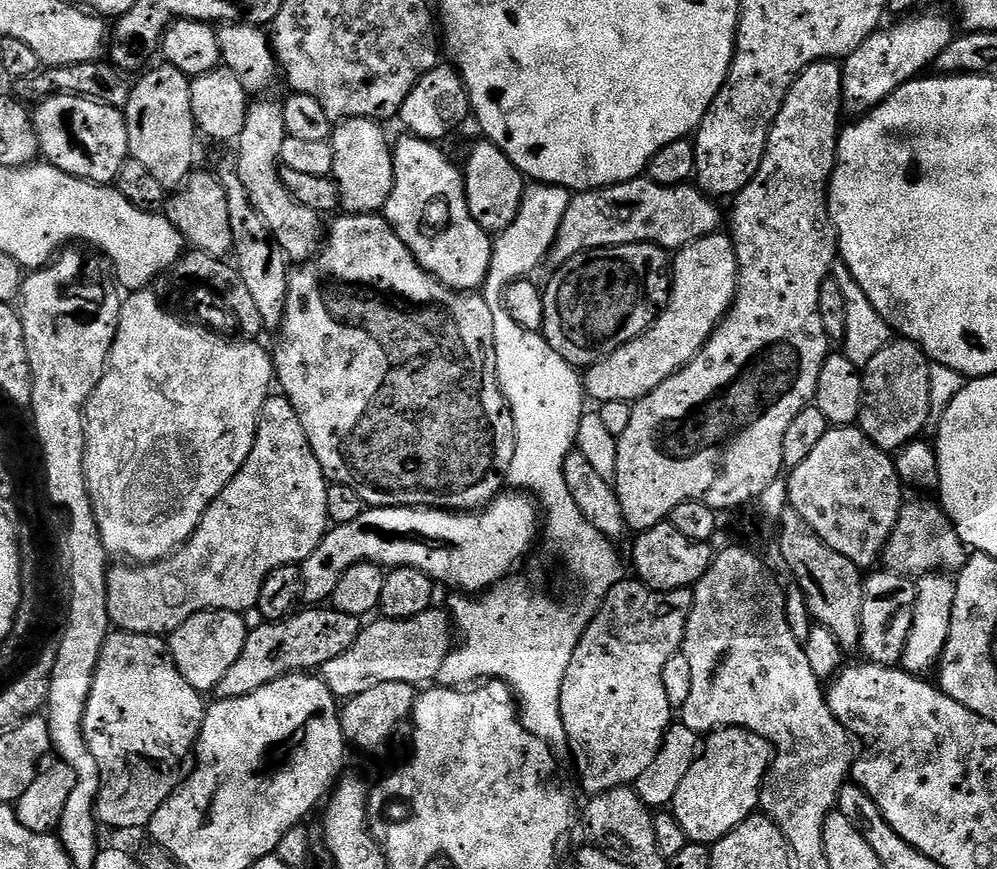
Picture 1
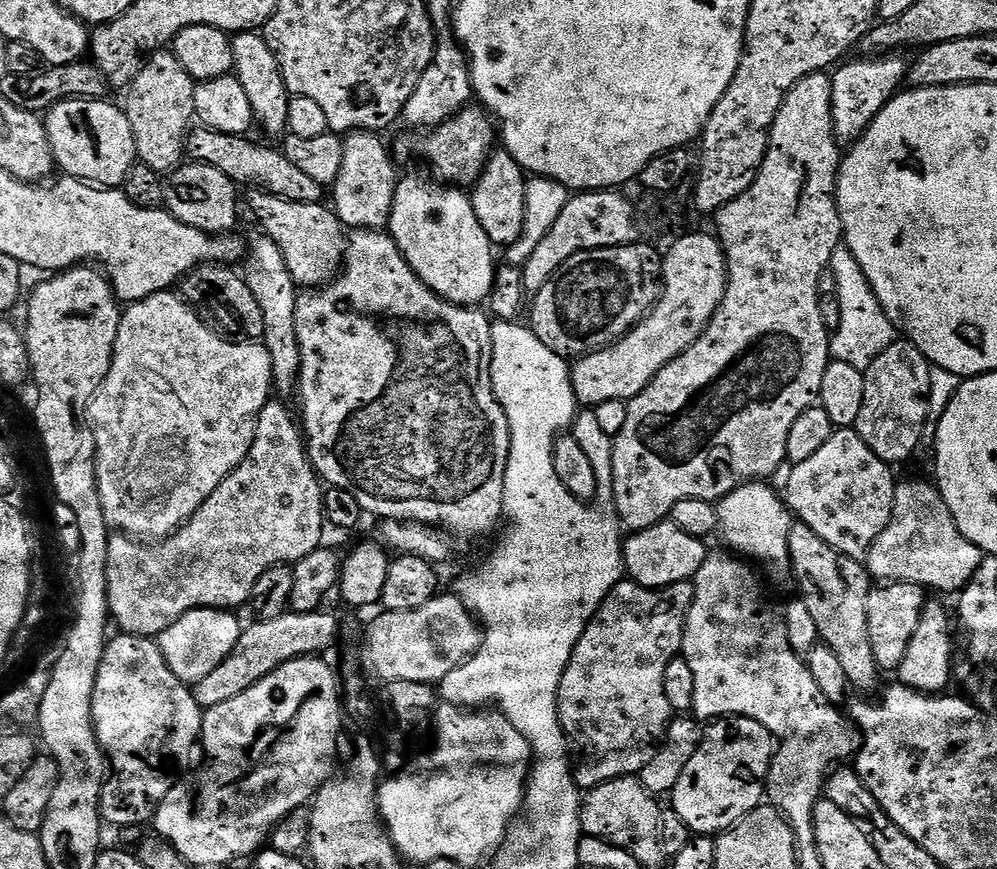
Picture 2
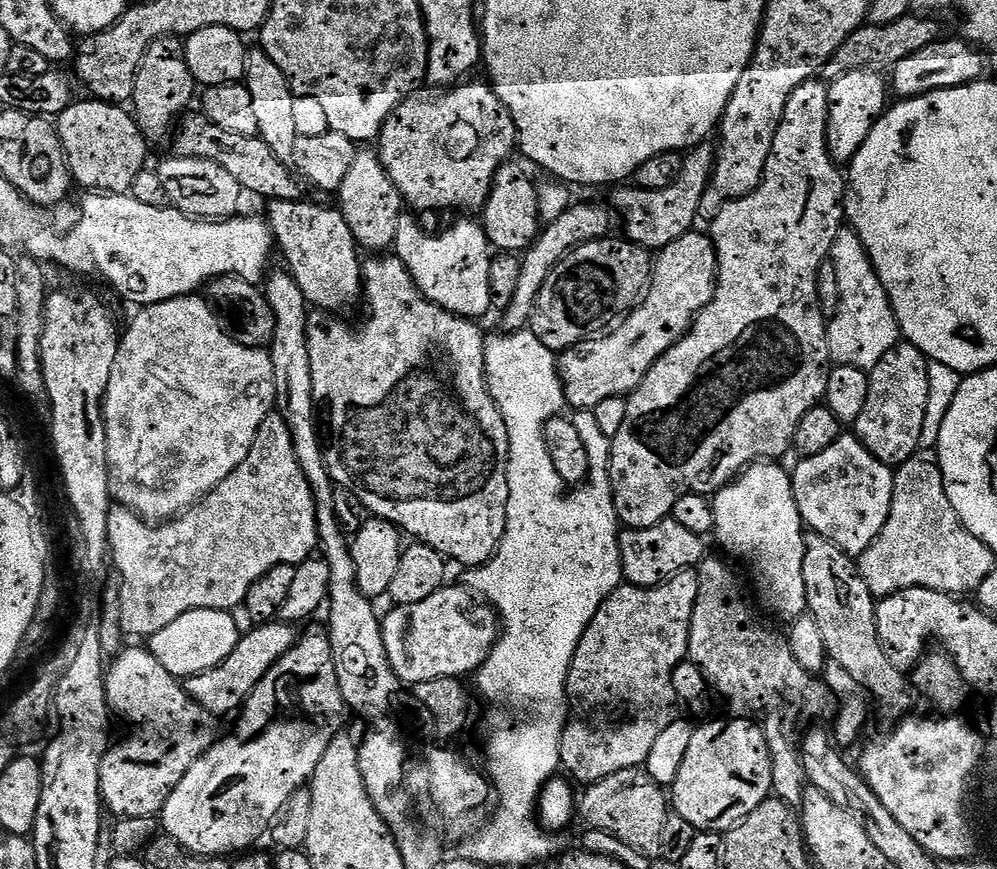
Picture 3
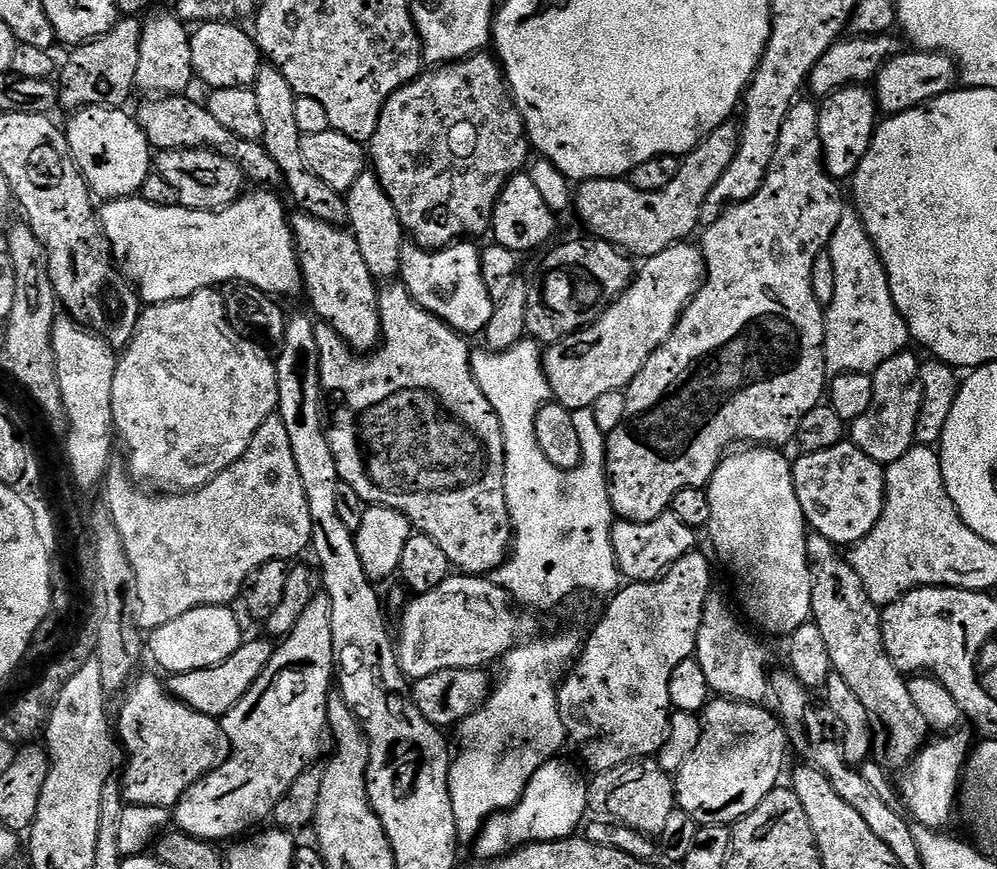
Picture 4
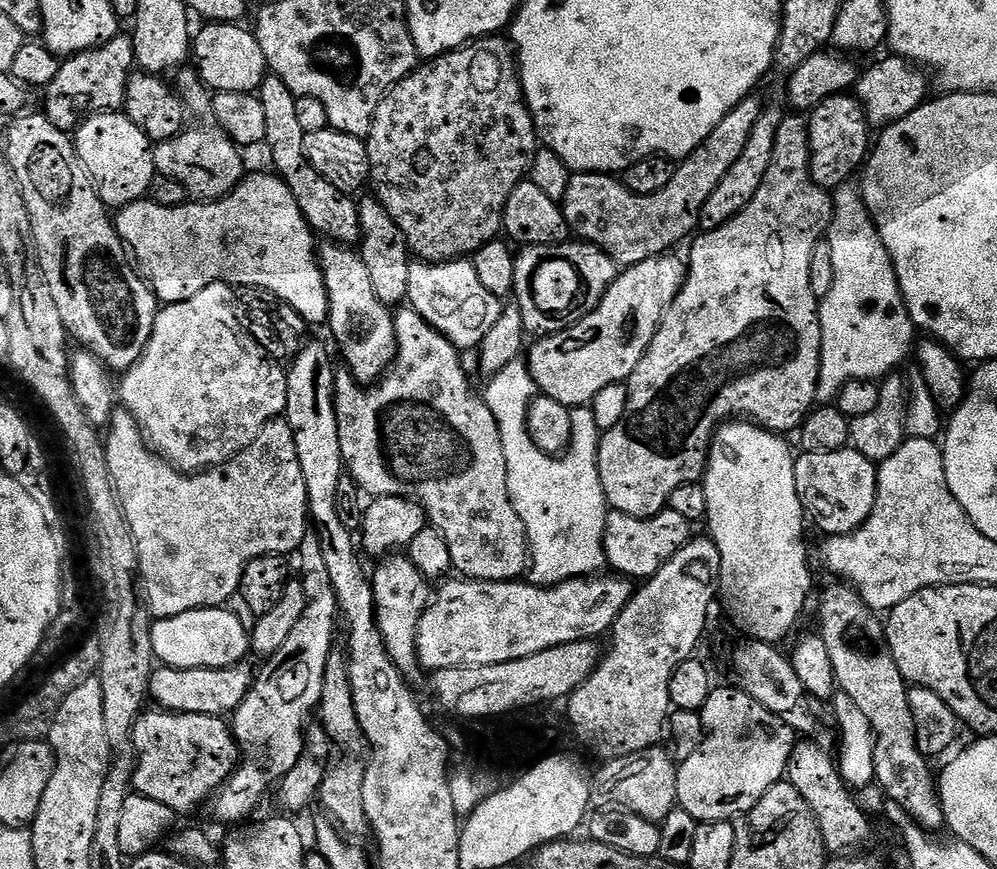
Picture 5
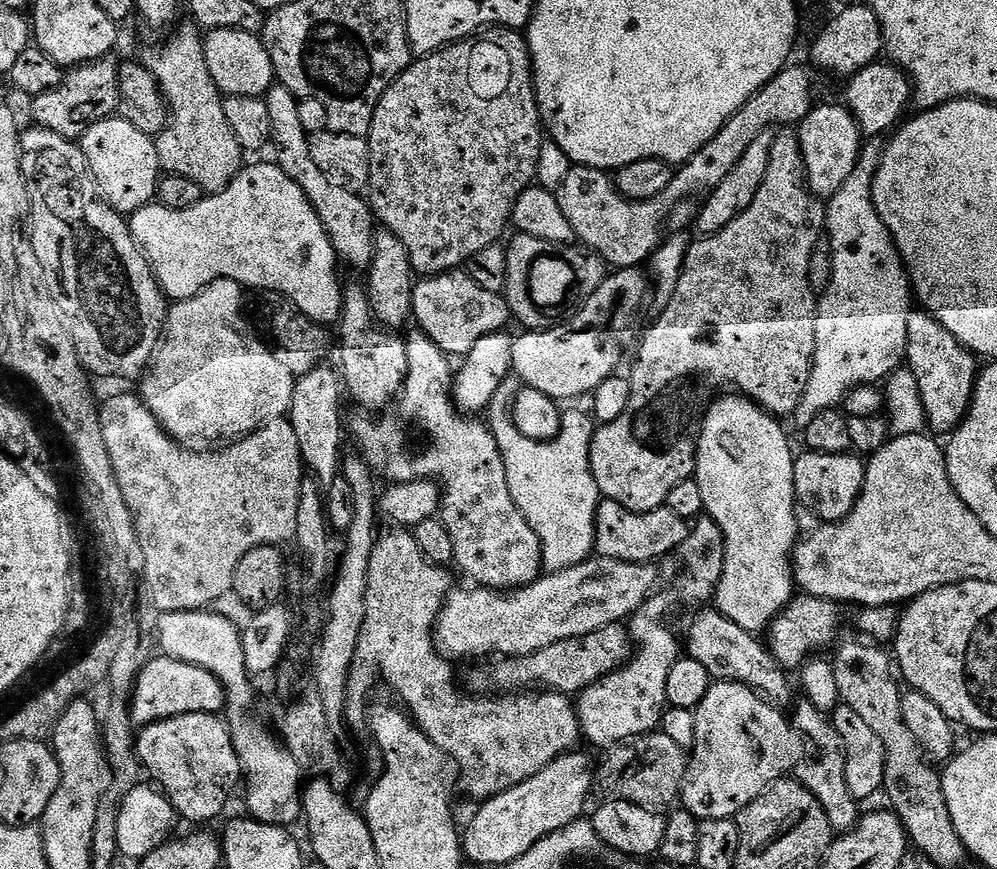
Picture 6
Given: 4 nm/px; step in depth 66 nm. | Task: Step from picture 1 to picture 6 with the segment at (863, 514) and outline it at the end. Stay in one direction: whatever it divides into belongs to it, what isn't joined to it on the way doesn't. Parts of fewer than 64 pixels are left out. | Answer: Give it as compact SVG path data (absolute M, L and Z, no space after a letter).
M801 451L794 459L794 490L796 499L817 516L817 521L836 524L854 510L864 485L865 461L859 455L822 454L821 452Z

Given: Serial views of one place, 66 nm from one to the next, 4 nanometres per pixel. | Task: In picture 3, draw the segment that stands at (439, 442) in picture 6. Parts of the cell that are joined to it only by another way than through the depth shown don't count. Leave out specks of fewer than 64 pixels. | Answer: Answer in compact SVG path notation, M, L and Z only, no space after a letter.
M380 254L375 258L368 258L363 261L364 269L364 294L363 299L368 300L368 321L365 322L364 328L351 328L348 324L343 324L340 318L333 318L329 313L319 310L309 311L308 325L306 326L306 342L310 350L310 386L312 387L312 397L318 409L318 416L321 421L328 420L328 436L326 432L326 447L324 449L324 461L332 475L333 485L350 488L354 494L358 494L358 498L364 503L365 509L373 517L381 520L388 520L400 529L401 533L412 535L411 539L416 542L429 544L434 550L444 553L449 561L464 564L465 569L479 568L480 565L496 555L496 547L502 542L502 534L506 530L506 506L508 505L508 431L506 430L506 422L500 413L500 406L492 395L488 392L488 380L484 377L484 350L486 347L485 333L480 333L480 328L475 319L456 316L452 312L448 312L442 306L438 306L434 302L430 302L425 296L416 289L414 278L406 270L406 266L399 260L395 254Z

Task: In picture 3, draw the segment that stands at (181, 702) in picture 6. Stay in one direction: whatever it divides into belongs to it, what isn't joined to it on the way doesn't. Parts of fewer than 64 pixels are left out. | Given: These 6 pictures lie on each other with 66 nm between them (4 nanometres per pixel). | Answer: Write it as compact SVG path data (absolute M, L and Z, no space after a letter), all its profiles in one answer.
M264 622L252 632L241 635L236 649L222 662L213 668L194 673L183 681L185 690L213 717L220 718L227 712L235 713L247 700L248 695L256 689L258 682L295 646L298 632L288 622Z

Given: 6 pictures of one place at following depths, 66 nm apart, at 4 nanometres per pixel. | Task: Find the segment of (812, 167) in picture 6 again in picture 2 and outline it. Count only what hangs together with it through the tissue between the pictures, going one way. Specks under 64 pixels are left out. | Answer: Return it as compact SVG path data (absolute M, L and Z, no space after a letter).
M881 54L871 58L859 58L860 60L849 59L831 73L832 121L837 144L855 144L868 129L870 122L874 122L876 115L901 91L909 70L909 65L906 60L904 64L902 57L900 54Z

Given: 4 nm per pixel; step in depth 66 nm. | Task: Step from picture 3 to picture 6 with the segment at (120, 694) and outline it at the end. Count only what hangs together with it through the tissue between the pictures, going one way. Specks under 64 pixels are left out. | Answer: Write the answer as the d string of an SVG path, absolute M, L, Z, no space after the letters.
M187 712L181 716L175 716L169 720L159 720L153 724L145 724L139 729L138 735L136 736L136 757L141 762L143 771L148 772L153 776L155 783L158 785L161 792L167 796L168 801L176 807L177 817L181 821L189 820L190 823L196 824L192 826L204 826L207 820L216 820L224 812L224 807L228 804L228 799L232 796L232 791L236 788L236 783L241 783L242 780L242 769L240 767L240 760L238 754L235 752L234 742L231 741L231 730L228 727L227 723L219 715L210 713L210 712Z

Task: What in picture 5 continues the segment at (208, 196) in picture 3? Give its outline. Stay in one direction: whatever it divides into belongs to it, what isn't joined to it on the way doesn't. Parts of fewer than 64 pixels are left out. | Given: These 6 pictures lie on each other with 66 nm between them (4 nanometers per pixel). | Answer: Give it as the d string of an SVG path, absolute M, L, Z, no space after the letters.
M219 126L185 127L173 140L162 140L154 148L154 166L159 175L182 182L189 197L200 202L215 202L229 196L246 175L241 149Z

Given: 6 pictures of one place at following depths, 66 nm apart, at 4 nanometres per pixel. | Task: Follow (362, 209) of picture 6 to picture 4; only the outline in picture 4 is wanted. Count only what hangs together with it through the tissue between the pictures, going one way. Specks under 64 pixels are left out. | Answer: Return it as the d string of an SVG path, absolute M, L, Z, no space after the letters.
M265 63L260 69L254 85L254 91L258 98L258 110L262 113L262 130L264 149L278 162L278 170L283 183L288 184L288 192L292 200L297 204L299 211L305 216L313 216L322 222L330 222L341 226L348 224L348 202L338 190L326 186L322 178L318 178L304 166L304 159L300 153L300 131L298 122L294 119L294 102L296 91L282 78L282 74L274 65Z

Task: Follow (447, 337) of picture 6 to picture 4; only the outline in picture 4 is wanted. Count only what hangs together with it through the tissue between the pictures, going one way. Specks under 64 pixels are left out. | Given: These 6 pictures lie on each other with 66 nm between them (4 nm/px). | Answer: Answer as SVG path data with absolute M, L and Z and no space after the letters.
M406 242L402 246L399 274L399 279L418 302L418 306L468 338L472 338L475 332L476 335L483 333L484 327L490 322L490 314L494 314L496 309L486 290L486 282L482 282L481 249L472 244L475 243L457 242L446 248L429 251Z

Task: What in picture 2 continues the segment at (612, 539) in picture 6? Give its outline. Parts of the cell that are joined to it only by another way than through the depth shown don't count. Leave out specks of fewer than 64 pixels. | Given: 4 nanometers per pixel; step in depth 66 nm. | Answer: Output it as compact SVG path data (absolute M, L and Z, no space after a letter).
M671 519L633 531L629 536L632 537L623 541L624 571L627 579L644 588L669 588L691 581L698 574L698 570L702 570L702 562L706 562L710 551L705 541L690 538L690 534L678 530L678 526Z

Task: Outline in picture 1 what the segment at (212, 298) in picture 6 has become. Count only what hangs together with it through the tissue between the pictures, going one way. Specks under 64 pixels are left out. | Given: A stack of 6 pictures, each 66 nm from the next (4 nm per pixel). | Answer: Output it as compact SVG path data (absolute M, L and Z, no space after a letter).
M152 290L131 293L120 305L120 321L108 355L106 370L84 408L84 437L86 438L84 473L88 483L90 502L94 506L94 518L98 522L100 538L109 557L125 556L128 559L125 561L136 566L164 560L191 538L198 522L202 522L210 502L214 502L214 498L218 498L218 494L226 490L226 486L232 481L234 474L238 474L246 458L250 458L256 428L260 425L260 411L274 388L274 360L269 349L267 352L260 342L233 342L219 332L211 331L199 323L196 324L187 324L186 321L171 316L160 305L159 298L152 293Z

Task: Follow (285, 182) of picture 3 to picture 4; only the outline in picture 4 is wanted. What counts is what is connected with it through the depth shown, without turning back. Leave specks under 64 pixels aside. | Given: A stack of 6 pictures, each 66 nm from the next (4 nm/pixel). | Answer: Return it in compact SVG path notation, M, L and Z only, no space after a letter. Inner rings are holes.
M191 95L156 96L144 98L140 109L134 112L134 119L140 129L146 134L149 144L160 152L173 152L179 148L207 148L210 152L217 152L220 156L230 158L242 171L253 185L264 190L276 190L281 187L282 177L278 170L278 162L270 158L264 149L263 143L258 140L238 138L238 134L230 134L226 126L221 126L214 114L203 103L191 100ZM279 186L279 187L278 187Z

